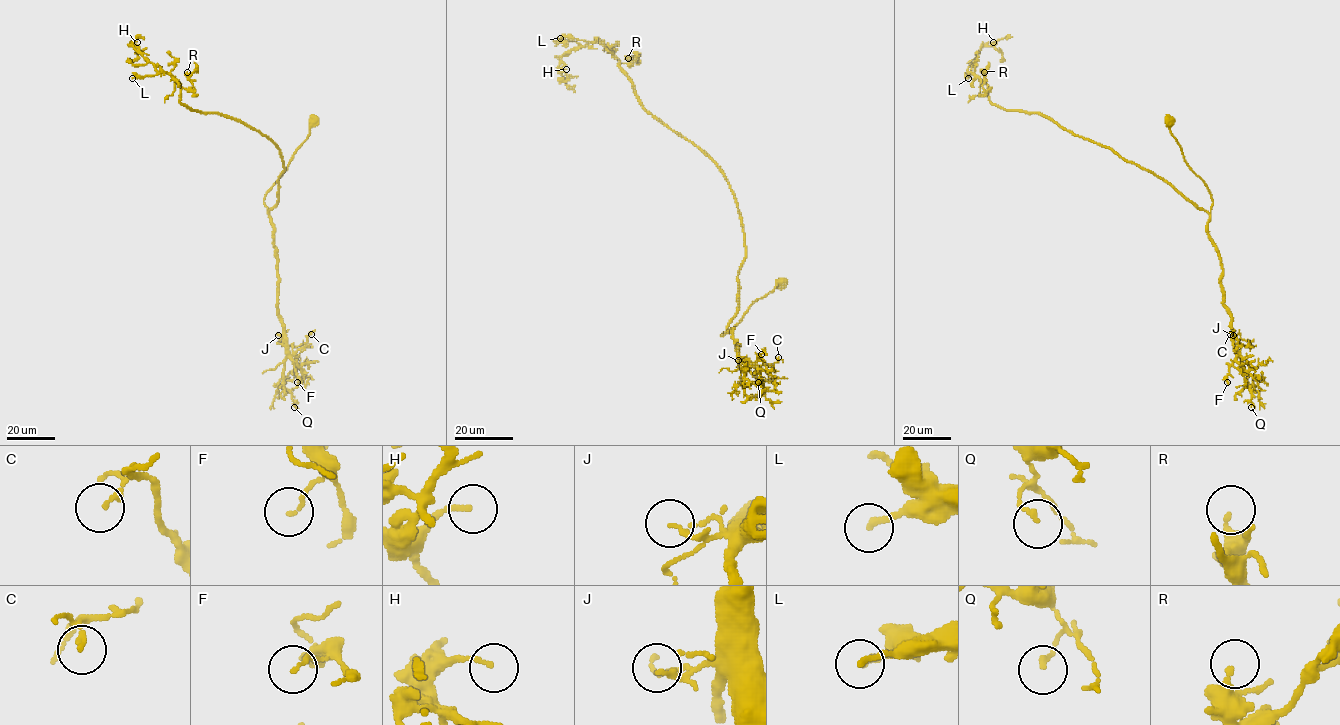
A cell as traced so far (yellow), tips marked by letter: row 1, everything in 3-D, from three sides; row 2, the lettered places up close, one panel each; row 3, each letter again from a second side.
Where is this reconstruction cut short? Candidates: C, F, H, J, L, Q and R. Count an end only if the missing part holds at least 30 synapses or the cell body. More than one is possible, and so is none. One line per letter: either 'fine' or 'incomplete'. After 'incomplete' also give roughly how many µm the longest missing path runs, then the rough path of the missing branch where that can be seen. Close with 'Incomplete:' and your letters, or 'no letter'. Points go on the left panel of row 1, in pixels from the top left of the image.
C: fine
F: fine
H: fine
J: fine
L: fine
Q: fine
R: fine
Incomplete: no letter

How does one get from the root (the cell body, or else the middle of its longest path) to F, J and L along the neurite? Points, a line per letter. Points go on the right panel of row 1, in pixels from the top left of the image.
F: (1170, 122), (1171, 134), (1212, 200), (1208, 235), (1221, 260), (1220, 285), (1236, 355), (1227, 382)
J: (1170, 122), (1171, 134), (1189, 167), (1204, 182), (1212, 200), (1208, 235), (1221, 260), (1220, 285), (1233, 335)
L: (1170, 122), (1185, 161), (1210, 193), (1209, 213), (1040, 113), (994, 105), (988, 86), (973, 73), (968, 78)

